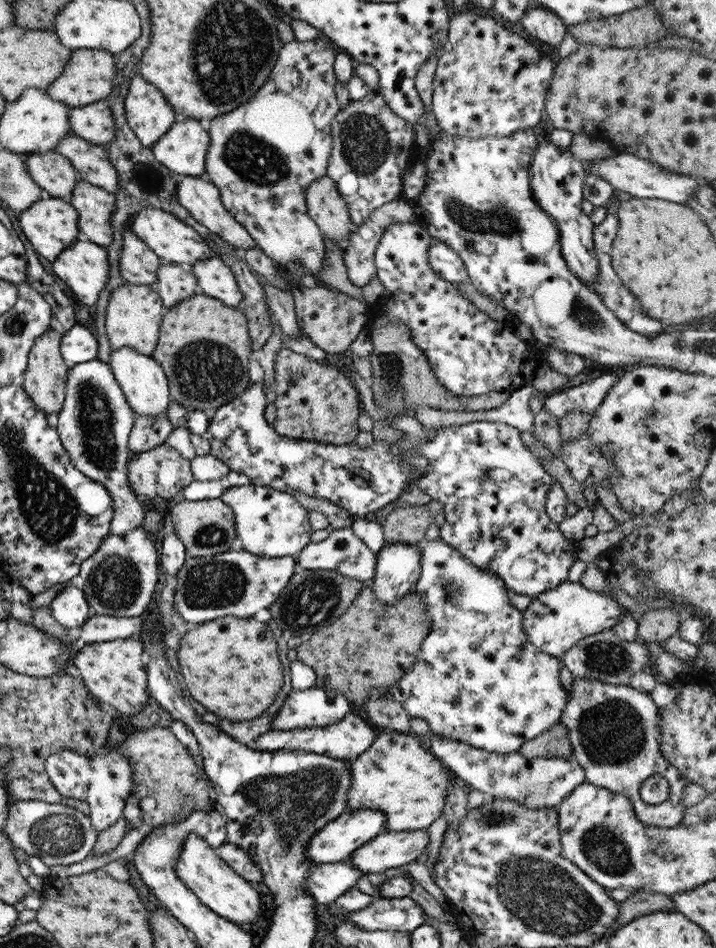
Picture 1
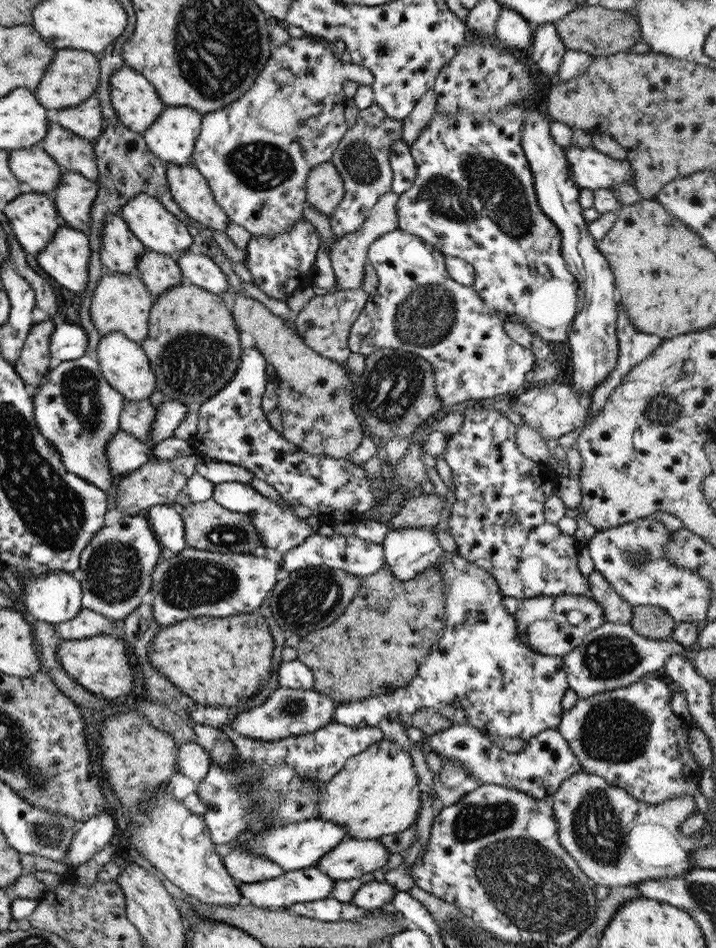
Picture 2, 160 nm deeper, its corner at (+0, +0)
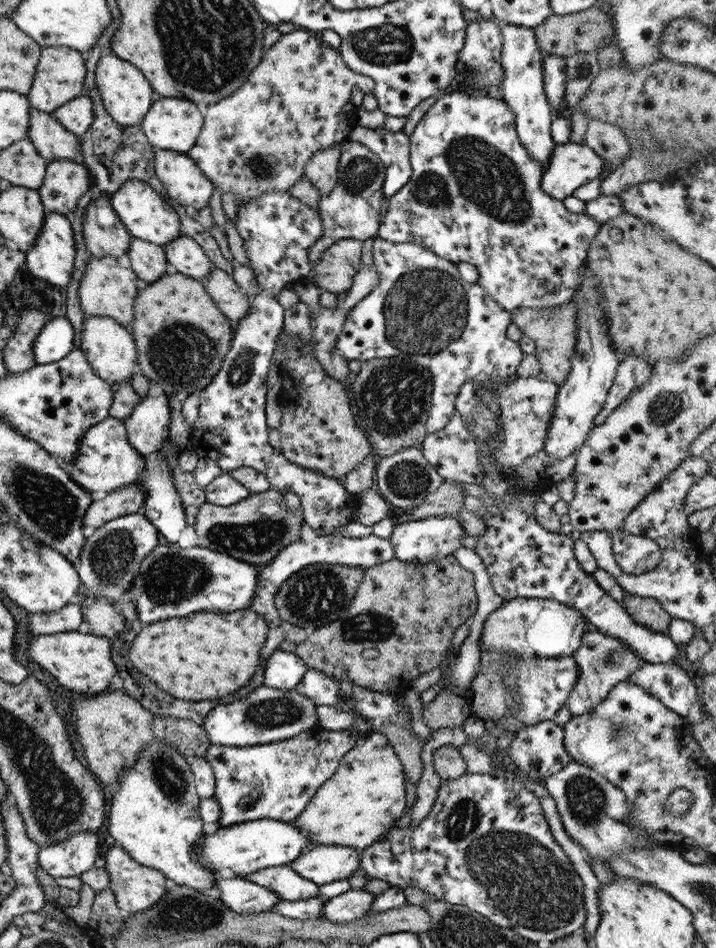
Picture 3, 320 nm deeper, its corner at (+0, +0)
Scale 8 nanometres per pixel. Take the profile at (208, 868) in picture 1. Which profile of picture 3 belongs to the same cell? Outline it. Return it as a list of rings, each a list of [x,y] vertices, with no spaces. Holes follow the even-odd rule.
[[[151,739],[138,752],[134,763],[122,770],[118,778],[118,787],[112,792],[109,802],[110,810],[107,815],[107,832],[118,846],[139,864],[158,870],[165,878],[173,880],[176,885],[189,888],[201,888],[206,893],[213,893],[214,878],[212,870],[205,868],[196,856],[192,854],[192,848],[198,843],[203,834],[203,823],[198,813],[198,802],[200,799],[196,795],[194,778],[190,771],[186,755],[178,753],[181,748],[175,744],[164,740],[157,742]]]

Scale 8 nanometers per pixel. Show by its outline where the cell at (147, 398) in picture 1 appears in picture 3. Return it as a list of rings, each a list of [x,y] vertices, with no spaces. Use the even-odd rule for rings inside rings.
[[[85,315],[82,318],[78,348],[87,359],[89,366],[109,384],[128,383],[131,368],[136,365],[136,349],[129,329],[106,316]]]

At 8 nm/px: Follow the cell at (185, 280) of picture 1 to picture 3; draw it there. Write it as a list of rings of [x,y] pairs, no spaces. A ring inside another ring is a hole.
[[[131,237],[126,255],[129,258],[129,268],[139,280],[150,283],[166,273],[165,254],[157,244]]]

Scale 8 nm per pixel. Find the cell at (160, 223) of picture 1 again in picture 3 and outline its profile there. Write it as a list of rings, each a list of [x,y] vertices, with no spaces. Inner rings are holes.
[[[129,179],[123,182],[112,194],[110,205],[133,238],[162,247],[181,235],[181,222],[173,208],[142,180]]]

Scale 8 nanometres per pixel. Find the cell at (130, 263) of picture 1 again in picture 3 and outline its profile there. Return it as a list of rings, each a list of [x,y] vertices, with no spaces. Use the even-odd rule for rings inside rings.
[[[92,200],[82,216],[82,235],[85,247],[92,257],[111,256],[114,259],[127,254],[132,237],[121,224],[110,201]]]

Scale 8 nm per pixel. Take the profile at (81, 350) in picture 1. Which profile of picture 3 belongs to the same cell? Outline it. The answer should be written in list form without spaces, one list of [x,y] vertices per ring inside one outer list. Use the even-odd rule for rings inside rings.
[[[54,317],[47,321],[35,337],[32,346],[34,363],[49,364],[61,360],[71,349],[76,348],[74,330],[66,317]]]

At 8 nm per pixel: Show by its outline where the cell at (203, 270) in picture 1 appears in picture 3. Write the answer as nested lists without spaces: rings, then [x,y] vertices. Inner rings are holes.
[[[179,235],[161,248],[165,254],[166,262],[171,264],[177,273],[199,282],[206,279],[212,262],[194,240],[188,236]]]

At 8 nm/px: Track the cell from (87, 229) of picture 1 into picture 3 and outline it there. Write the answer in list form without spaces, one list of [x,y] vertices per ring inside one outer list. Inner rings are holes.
[[[51,159],[46,164],[43,182],[36,188],[36,193],[46,211],[67,216],[89,182],[84,165],[69,159]]]

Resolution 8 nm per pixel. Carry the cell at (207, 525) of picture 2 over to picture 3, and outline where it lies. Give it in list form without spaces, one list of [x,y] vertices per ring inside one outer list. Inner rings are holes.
[[[271,488],[266,492],[251,493],[245,500],[230,505],[217,506],[209,502],[201,504],[195,515],[195,523],[191,525],[196,536],[196,546],[247,564],[264,566],[282,548],[300,536],[300,514],[297,510],[287,510],[282,495]]]

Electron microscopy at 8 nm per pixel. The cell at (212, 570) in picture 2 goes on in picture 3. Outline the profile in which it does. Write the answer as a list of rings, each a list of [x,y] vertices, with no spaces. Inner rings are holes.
[[[160,542],[138,566],[127,594],[139,622],[152,623],[192,612],[233,612],[248,608],[257,586],[259,566],[199,546],[180,548]]]

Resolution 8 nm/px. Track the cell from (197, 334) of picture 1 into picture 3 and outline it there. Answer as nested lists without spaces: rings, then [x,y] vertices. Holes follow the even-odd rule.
[[[163,273],[157,280],[147,283],[136,292],[133,299],[133,318],[129,331],[136,349],[136,364],[141,374],[155,382],[165,395],[174,394],[182,402],[191,393],[199,393],[215,376],[225,353],[229,350],[229,341],[233,329],[227,318],[215,306],[206,293],[202,282],[181,273]]]

